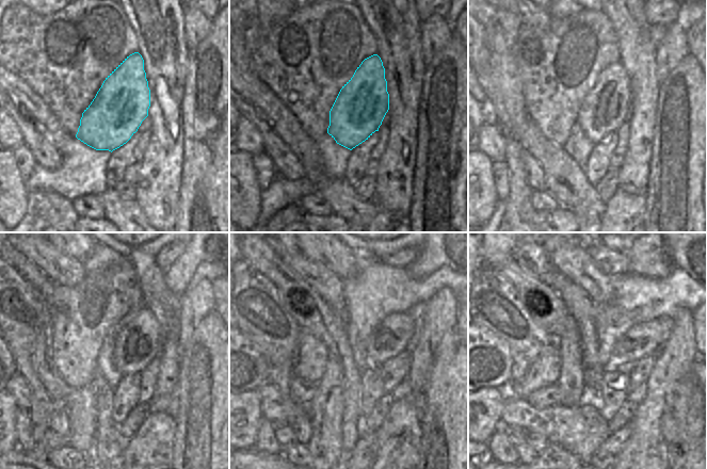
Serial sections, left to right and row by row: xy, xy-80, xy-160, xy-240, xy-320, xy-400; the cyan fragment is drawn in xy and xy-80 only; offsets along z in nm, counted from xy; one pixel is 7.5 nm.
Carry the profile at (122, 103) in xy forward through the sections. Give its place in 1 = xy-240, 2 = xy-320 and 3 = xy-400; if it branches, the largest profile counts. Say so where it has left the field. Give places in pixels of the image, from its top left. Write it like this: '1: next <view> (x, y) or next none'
1: next xy-240 (139, 338)
2: next xy-320 (391, 337)
3: next xy-400 (642, 339)

